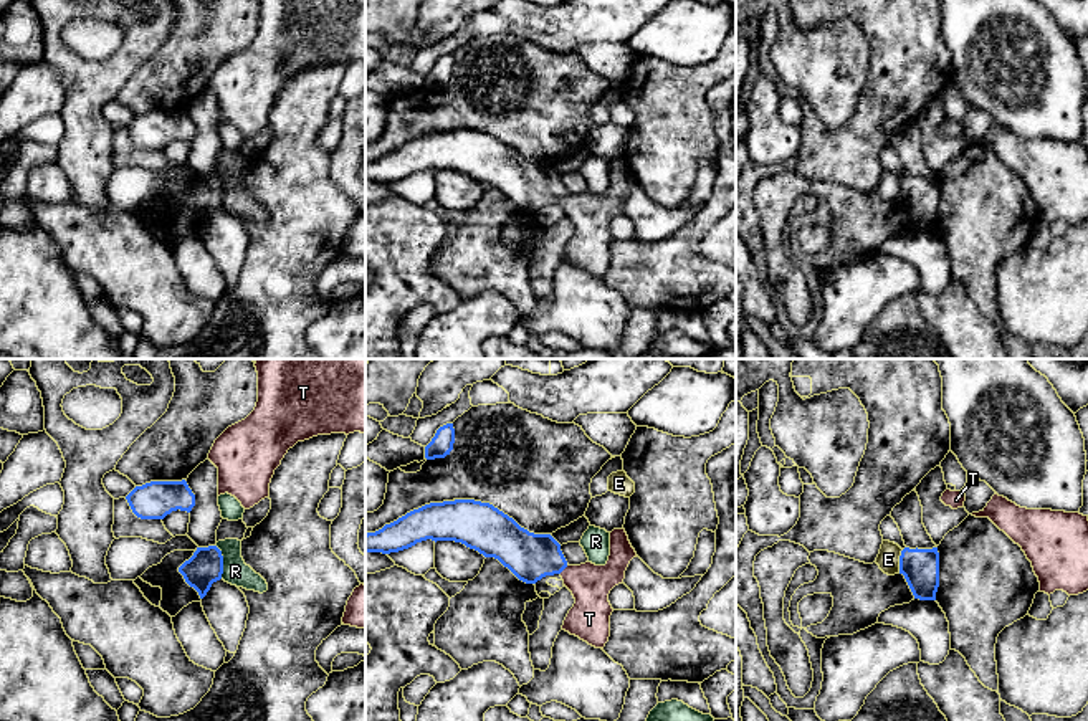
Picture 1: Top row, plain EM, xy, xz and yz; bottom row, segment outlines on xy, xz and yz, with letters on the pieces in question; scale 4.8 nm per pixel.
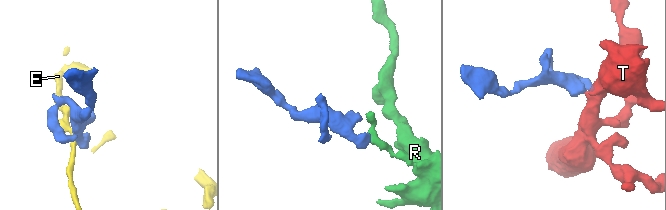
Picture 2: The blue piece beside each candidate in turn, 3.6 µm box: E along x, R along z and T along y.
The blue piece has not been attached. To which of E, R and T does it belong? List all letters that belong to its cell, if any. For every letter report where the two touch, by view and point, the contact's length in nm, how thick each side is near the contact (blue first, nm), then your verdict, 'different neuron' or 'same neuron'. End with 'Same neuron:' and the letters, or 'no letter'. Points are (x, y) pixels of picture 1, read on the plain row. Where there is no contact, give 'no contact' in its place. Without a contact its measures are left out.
E: contact yz (900, 190); length 110 nm; calibres 180 and 110 nm; different neuron
R: contact xy (222, 190); length 170 nm; calibres 170 and 120 nm; different neuron
T: contact xz (563, 199); length 60 nm; calibres 220 and 200 nm; same neuron
Same neuron: T

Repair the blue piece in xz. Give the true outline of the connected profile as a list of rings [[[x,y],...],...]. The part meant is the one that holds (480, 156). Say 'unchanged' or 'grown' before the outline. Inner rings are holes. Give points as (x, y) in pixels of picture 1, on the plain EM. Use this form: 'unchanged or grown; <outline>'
grown; [[[475,129],[430,132],[413,139],[367,162],[365,182],[398,182],[427,169],[461,172],[484,187],[498,189],[526,213],[559,203],[575,228],[562,260],[602,279],[610,266],[613,241],[608,223],[623,212],[630,190],[637,187],[622,157],[610,162],[605,195],[569,195],[551,164],[529,162],[493,134]]]

